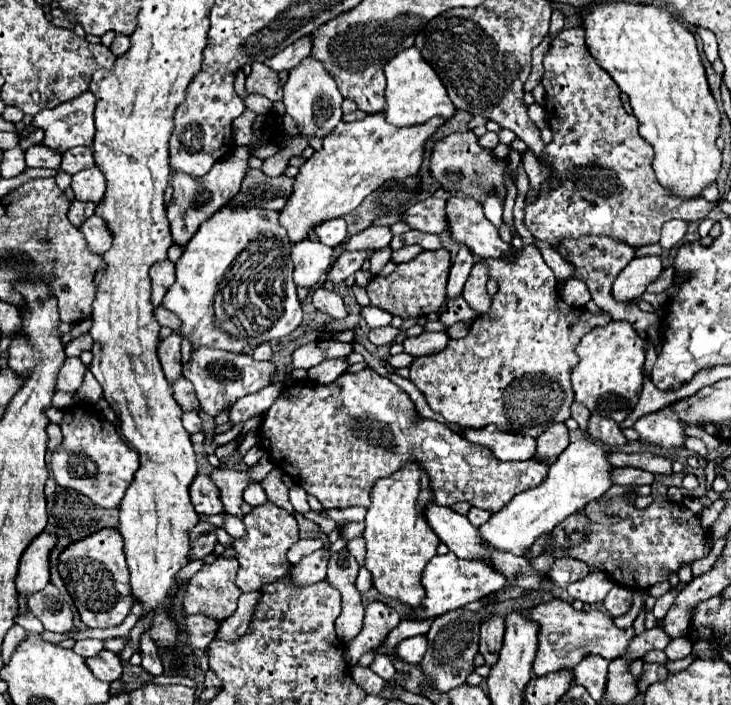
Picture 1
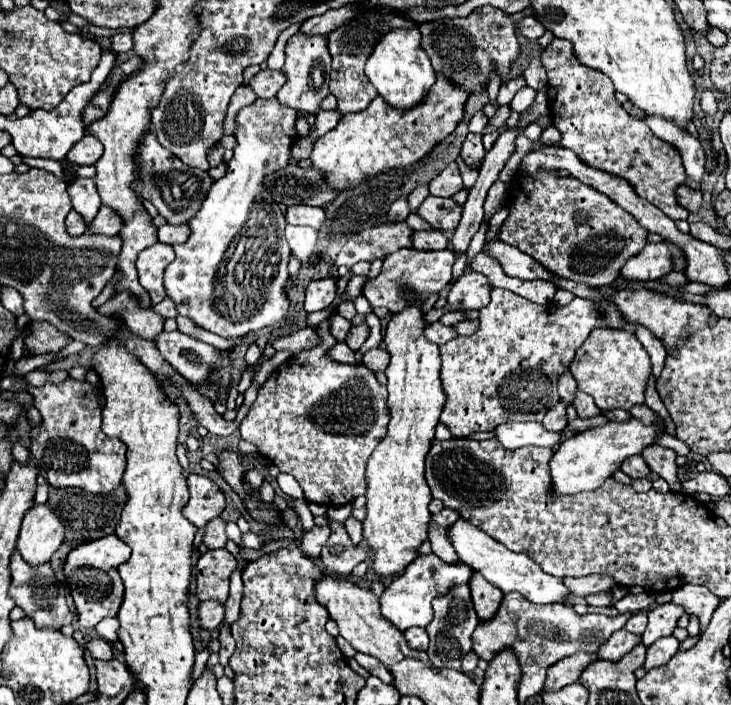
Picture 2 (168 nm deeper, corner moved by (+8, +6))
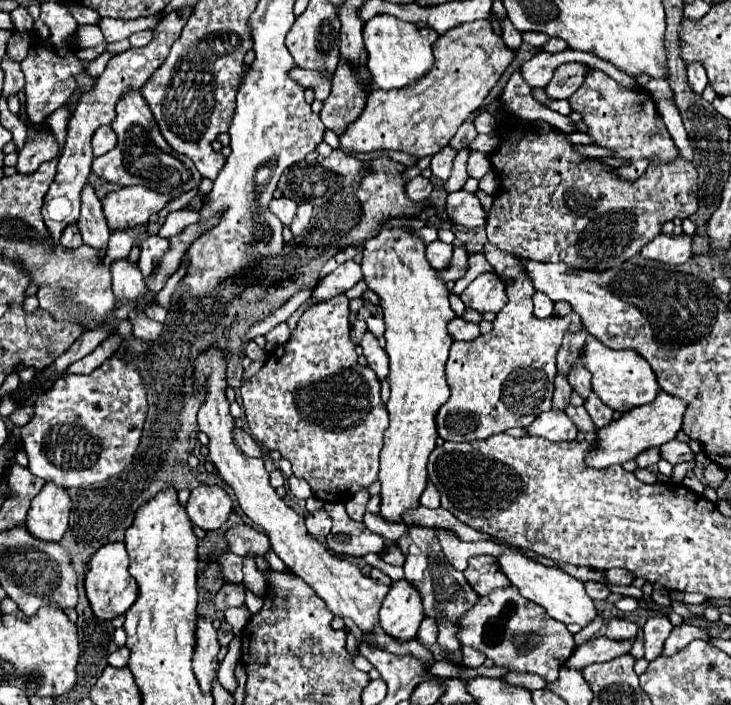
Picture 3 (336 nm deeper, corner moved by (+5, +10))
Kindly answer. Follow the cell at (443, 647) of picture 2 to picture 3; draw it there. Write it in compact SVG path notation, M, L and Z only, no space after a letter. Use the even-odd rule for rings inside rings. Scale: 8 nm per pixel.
M409 526L407 534L399 538L399 548L405 554L405 578L415 582L415 588L419 590L421 598L423 598L423 608L425 614L431 618L437 618L439 624L439 638L437 644L445 650L445 652L455 652L461 648L459 640L457 640L457 618L461 618L471 606L475 606L475 602L479 600L479 596L475 594L475 590L469 586L469 582L465 580L463 572L457 572L447 556L441 550L441 544L435 536L433 528L423 528L423 526Z

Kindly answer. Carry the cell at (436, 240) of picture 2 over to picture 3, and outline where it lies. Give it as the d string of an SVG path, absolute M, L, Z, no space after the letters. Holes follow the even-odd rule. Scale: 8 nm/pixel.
M435 240L427 246L427 260L435 270L447 270L451 254L453 254L453 246L441 240Z

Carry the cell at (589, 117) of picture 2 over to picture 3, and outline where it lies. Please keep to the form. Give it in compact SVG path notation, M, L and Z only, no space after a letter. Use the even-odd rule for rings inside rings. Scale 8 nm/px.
M589 70L581 88L569 98L571 108L583 116L583 122L589 126L589 136L605 148L611 148L615 156L629 158L631 162L653 156L659 162L671 162L679 156L659 112L655 100L641 90L631 90L617 84L611 76L601 70ZM647 104L647 114L645 114Z

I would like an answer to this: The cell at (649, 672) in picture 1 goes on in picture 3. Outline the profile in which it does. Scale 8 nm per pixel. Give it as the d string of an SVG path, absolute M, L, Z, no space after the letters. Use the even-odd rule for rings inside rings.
M683 622L681 626L675 626L673 632L669 634L669 638L665 642L665 648L663 648L663 654L673 656L679 650L683 650L689 642L693 642L693 640L705 640L707 642L709 638L711 638L711 634L707 634L705 628L699 628L699 626Z

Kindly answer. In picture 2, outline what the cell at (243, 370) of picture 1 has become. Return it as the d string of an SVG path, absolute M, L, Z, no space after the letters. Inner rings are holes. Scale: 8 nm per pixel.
M178 330L162 332L156 340L160 354L192 384L210 380L212 370L224 360L224 352L190 338Z

